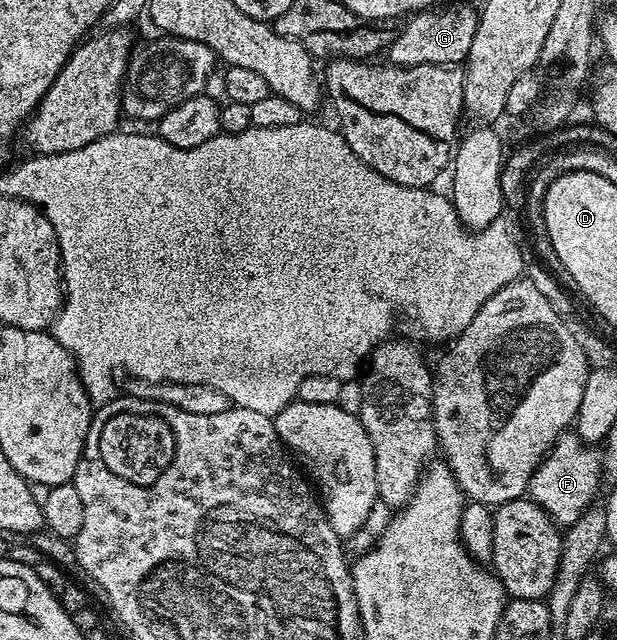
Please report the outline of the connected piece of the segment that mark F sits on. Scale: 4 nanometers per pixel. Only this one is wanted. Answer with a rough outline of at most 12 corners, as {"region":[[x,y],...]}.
{"region":[[564,433],[531,474],[529,497],[554,523],[596,502],[601,455]]}

